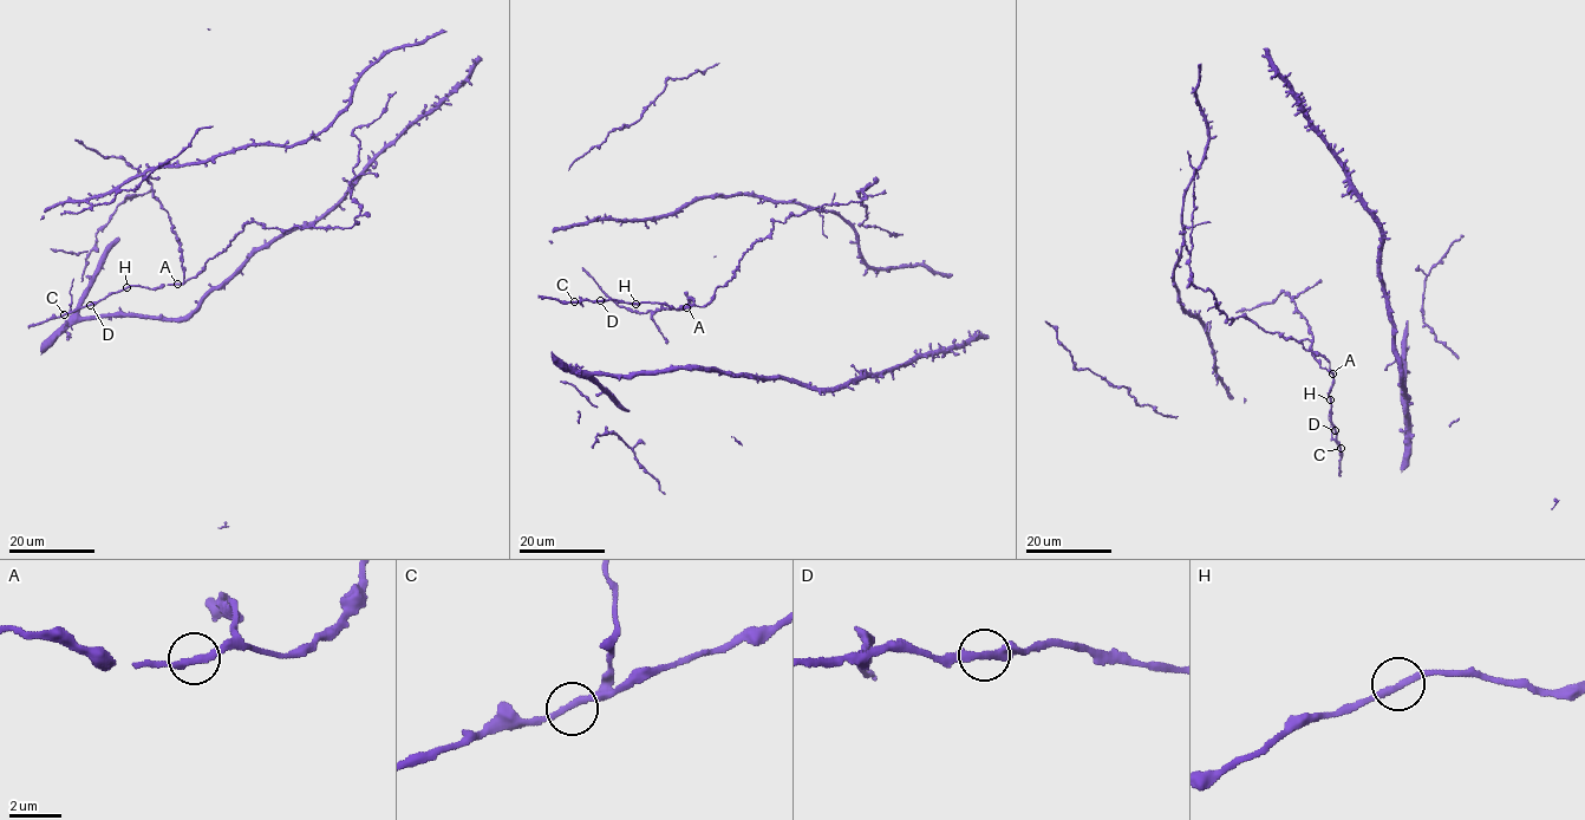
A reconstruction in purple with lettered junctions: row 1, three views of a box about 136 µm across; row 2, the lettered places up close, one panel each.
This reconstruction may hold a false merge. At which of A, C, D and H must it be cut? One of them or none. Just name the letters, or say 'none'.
none

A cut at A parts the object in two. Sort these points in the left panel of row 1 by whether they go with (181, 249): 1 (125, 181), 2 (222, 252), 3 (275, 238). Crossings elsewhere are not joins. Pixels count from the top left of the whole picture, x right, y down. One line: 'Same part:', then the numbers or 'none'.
Same part: 2

